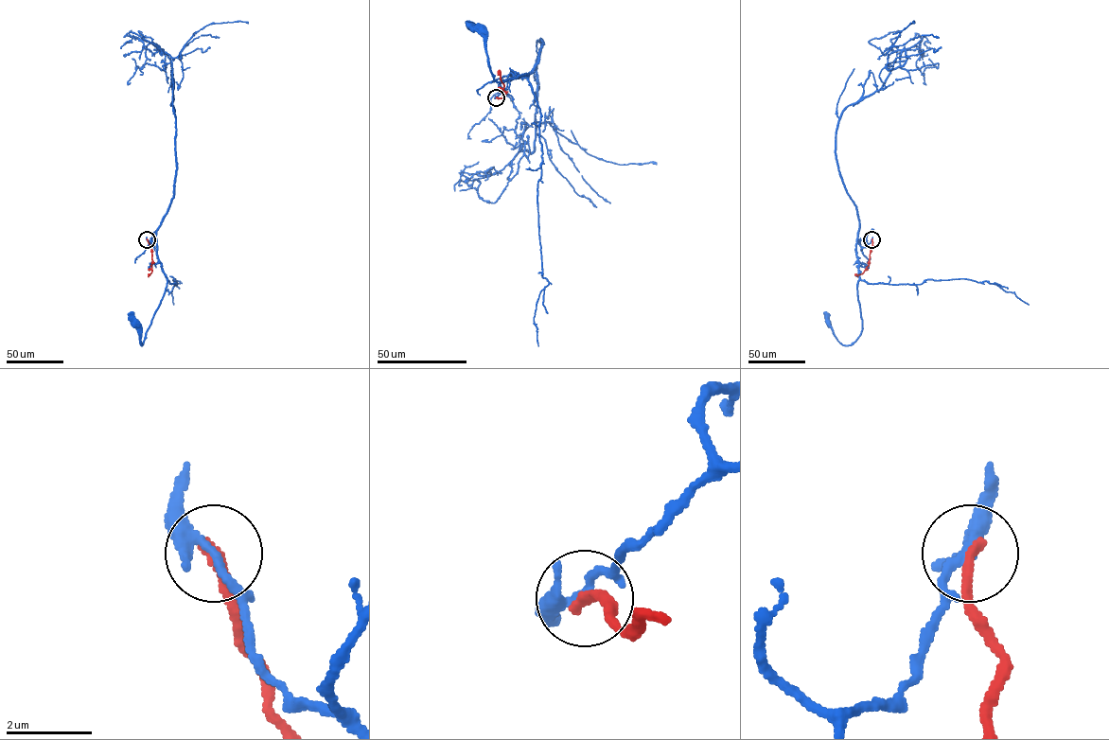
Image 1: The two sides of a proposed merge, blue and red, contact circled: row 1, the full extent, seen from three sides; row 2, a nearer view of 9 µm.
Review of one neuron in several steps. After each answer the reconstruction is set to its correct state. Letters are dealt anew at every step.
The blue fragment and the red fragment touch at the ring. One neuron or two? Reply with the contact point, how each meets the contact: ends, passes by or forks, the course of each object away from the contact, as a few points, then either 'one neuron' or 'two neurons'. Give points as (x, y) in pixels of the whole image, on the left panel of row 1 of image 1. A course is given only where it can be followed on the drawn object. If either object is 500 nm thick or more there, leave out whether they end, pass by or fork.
place (147, 239); blue forks; red ends; course blue (147, 239), (153, 247), (156, 244), (157, 256), (167, 285), (141, 345), (141, 327), (136, 322); course red (147, 239), (152, 259), (151, 273), (149, 274); two neurons

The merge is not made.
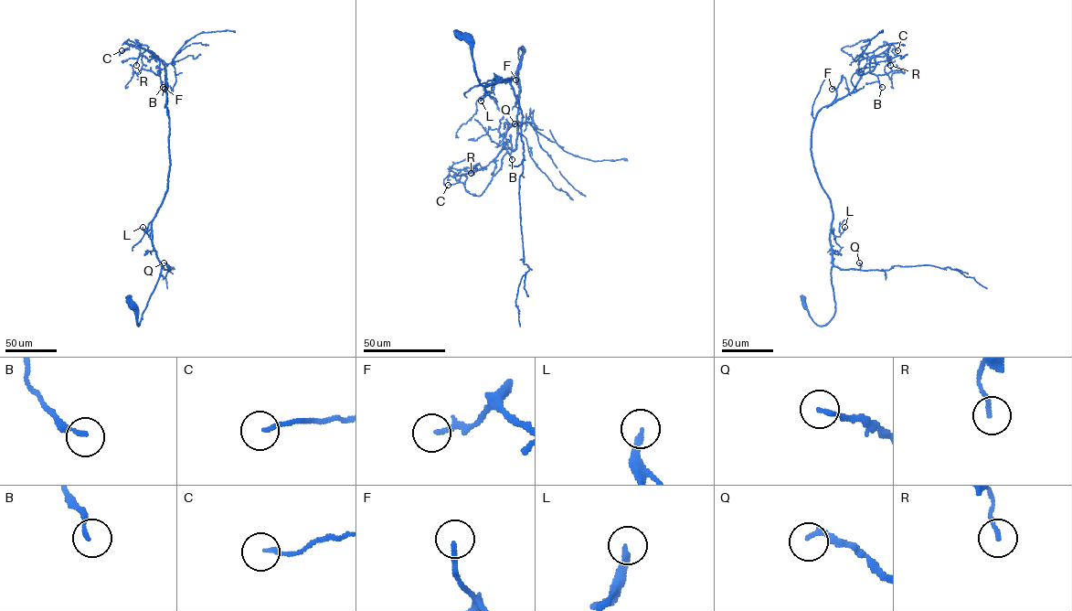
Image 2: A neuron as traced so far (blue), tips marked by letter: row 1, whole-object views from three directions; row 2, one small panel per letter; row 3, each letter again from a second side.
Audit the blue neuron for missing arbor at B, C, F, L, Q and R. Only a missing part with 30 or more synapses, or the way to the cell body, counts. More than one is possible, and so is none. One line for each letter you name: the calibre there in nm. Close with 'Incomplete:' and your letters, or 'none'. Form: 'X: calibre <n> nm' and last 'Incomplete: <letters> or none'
Incomplete: none

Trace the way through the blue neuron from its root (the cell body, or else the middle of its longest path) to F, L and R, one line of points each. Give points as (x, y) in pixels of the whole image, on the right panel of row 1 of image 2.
F: (803, 305), (818, 326), (825, 326), (835, 311), (832, 208), (811, 150), (816, 114), (836, 95), (832, 89)
L: (803, 305), (818, 326), (825, 326), (833, 316), (835, 303), (831, 276), (830, 233), (839, 236), (844, 227)
R: (803, 305), (818, 326), (835, 311), (832, 208), (813, 165), (814, 119), (850, 93), (888, 48), (890, 65)

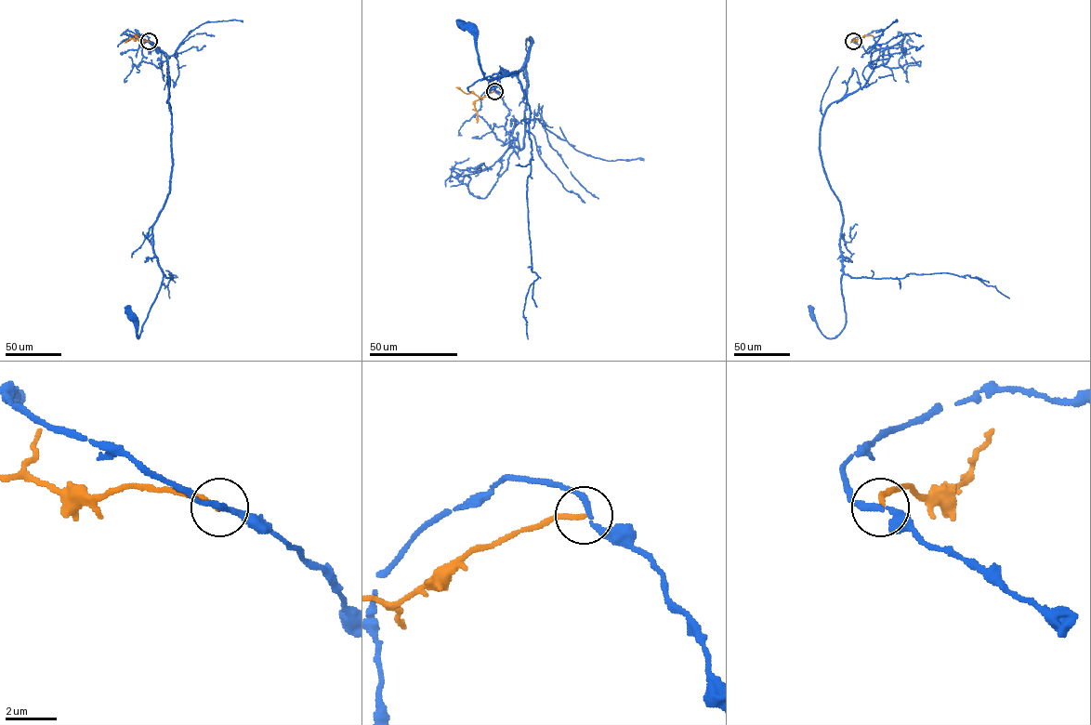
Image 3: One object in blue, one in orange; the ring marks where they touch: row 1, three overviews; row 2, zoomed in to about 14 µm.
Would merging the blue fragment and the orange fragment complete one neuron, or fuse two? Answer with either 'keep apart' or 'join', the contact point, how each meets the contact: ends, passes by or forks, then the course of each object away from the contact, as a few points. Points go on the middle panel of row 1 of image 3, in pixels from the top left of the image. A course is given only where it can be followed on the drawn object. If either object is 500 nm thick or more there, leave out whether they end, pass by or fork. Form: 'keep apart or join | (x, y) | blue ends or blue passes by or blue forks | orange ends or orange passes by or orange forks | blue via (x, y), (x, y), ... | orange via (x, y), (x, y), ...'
keep apart | (494, 91) | blue passes by | orange ends | blue via (494, 91), (509, 144), (521, 149), (532, 39), (522, 67), (500, 72), (517, 74), (486, 79), (469, 25) | orange via (494, 91), (475, 101), (476, 123)

